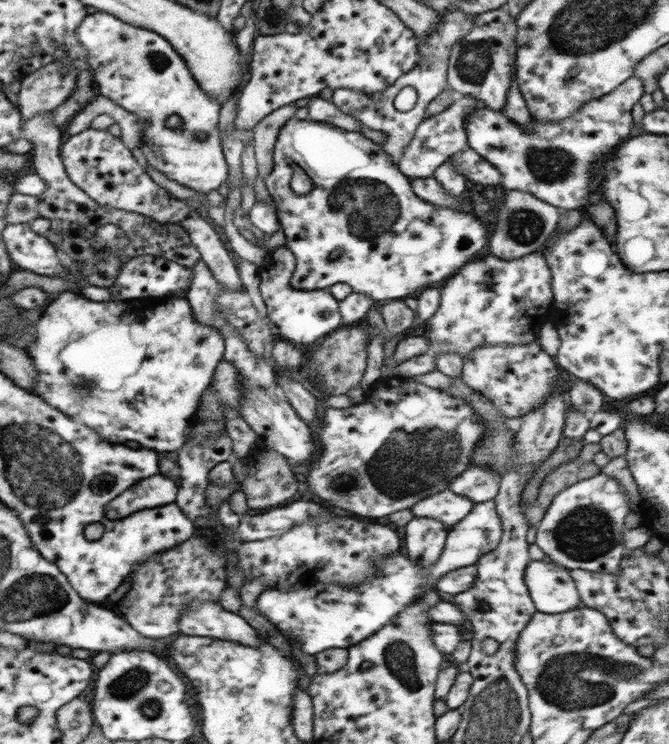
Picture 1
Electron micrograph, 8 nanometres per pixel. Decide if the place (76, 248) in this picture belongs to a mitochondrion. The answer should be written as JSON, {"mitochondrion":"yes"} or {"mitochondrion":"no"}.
{"mitochondrion":"no"}

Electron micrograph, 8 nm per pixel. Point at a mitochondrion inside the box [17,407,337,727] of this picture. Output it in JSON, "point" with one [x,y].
{"point":[137,685]}

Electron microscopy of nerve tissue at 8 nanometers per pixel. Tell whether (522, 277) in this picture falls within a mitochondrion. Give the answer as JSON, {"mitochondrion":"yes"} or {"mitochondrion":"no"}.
{"mitochondrion":"no"}

